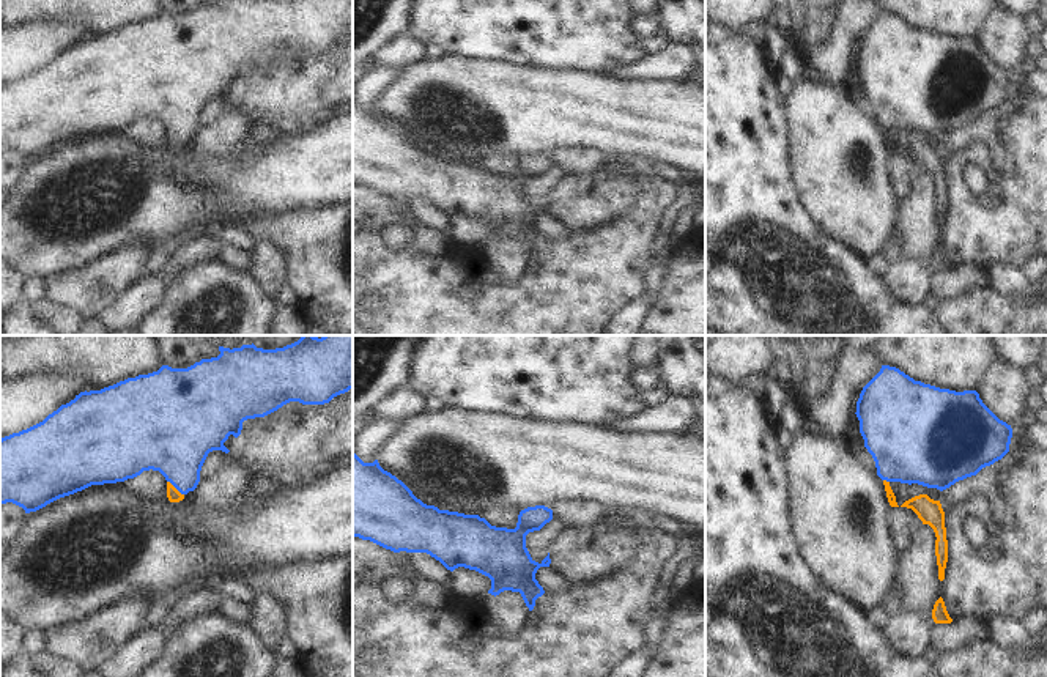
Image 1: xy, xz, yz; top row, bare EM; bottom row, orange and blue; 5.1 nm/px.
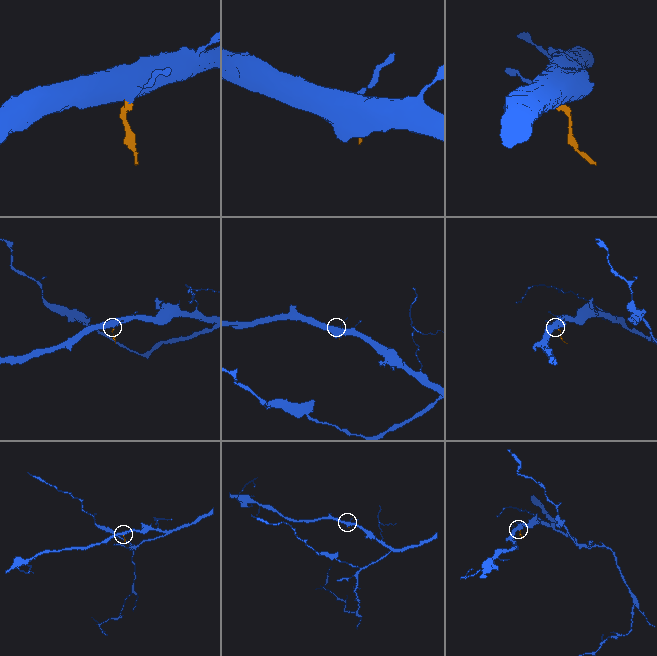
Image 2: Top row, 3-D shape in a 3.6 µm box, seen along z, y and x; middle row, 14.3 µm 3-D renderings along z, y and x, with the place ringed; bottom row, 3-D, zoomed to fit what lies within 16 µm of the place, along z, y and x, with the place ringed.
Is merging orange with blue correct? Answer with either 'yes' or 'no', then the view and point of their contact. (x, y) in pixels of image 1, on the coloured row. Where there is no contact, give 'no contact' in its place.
yes | xy (173, 487)

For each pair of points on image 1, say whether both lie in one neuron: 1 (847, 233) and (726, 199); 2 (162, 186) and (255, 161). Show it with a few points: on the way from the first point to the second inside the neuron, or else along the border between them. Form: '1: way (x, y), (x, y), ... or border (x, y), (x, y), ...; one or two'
1: border (795, 192), (805, 213), (832, 240), (844, 247); two
2: way (186, 180), (232, 180); one

